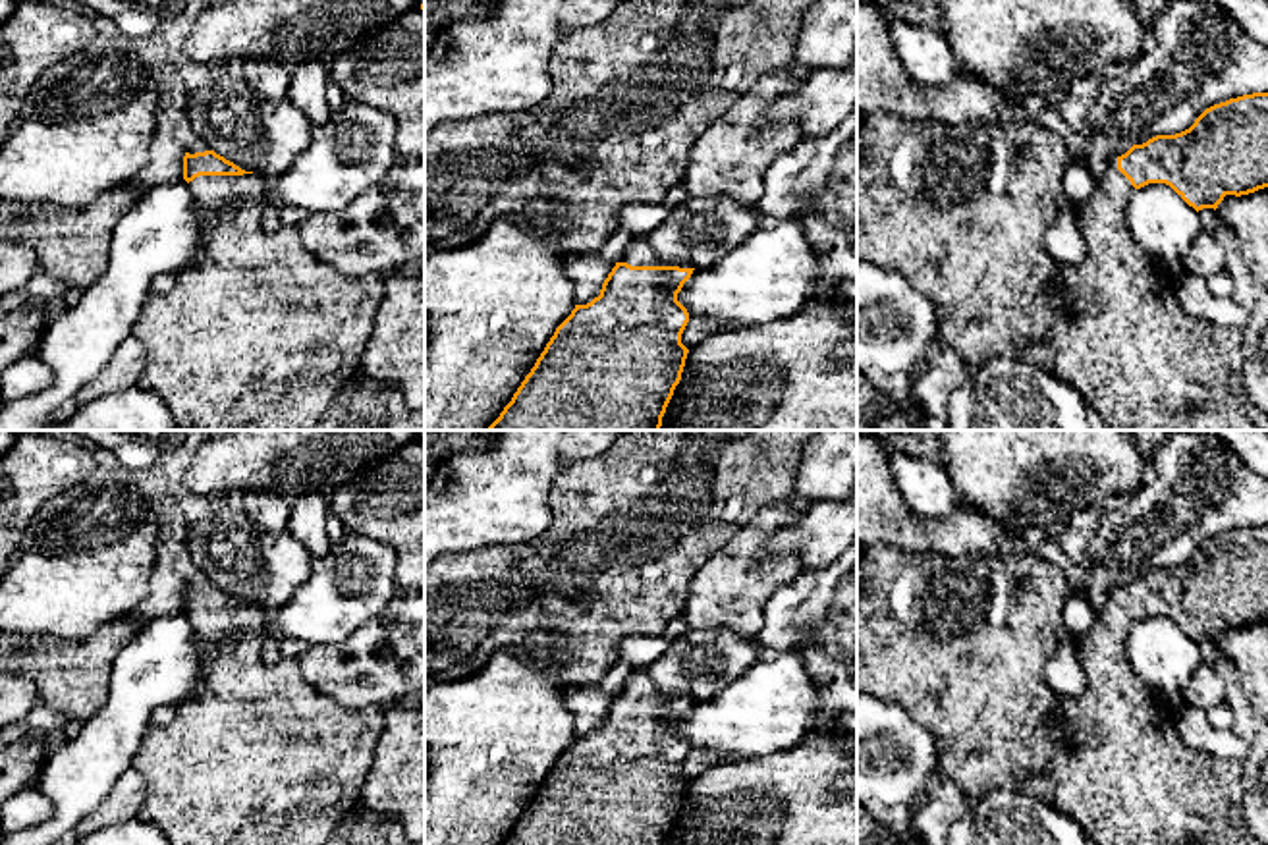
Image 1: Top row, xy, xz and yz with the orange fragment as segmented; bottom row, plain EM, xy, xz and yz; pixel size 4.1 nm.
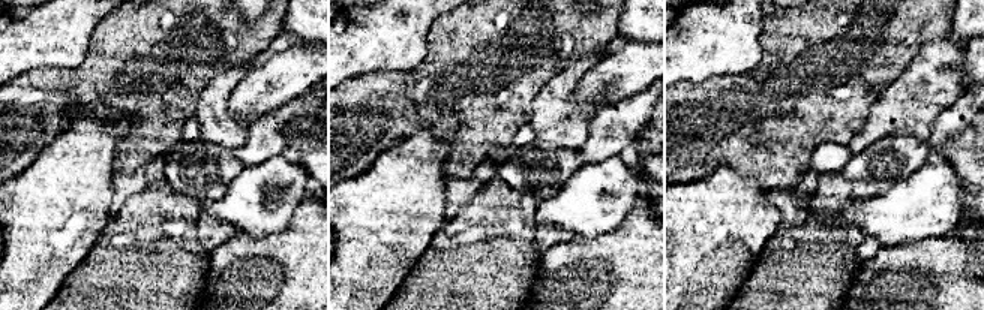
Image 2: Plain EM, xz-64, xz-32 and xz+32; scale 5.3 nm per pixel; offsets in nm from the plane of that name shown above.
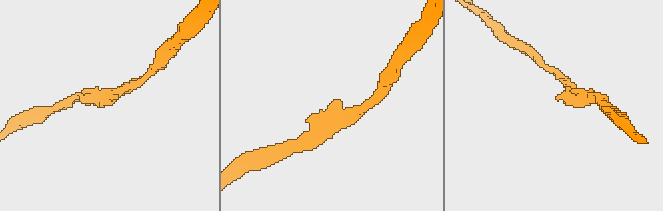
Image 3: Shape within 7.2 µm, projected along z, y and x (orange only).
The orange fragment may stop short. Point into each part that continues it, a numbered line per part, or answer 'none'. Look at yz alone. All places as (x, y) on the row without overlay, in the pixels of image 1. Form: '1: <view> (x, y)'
1: yz (1128, 778)

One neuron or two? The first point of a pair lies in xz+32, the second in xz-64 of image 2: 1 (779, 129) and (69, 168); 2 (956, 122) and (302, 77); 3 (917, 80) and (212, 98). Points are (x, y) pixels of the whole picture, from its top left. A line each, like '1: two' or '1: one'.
1: two
2: two
3: one

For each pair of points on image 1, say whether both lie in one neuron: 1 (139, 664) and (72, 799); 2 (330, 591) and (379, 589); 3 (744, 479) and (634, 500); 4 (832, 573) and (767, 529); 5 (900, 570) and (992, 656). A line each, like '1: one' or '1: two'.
1: one
2: one
3: one
4: two
5: one

